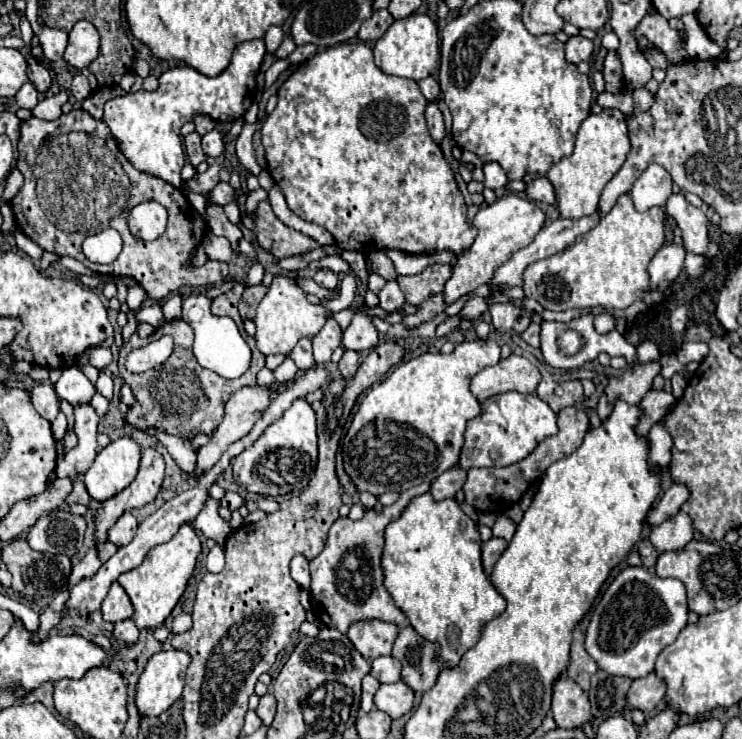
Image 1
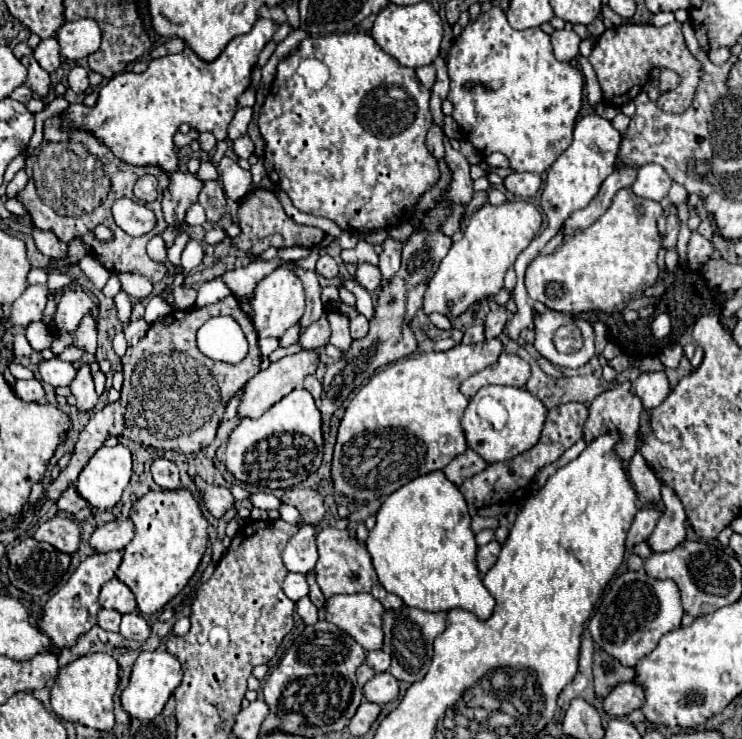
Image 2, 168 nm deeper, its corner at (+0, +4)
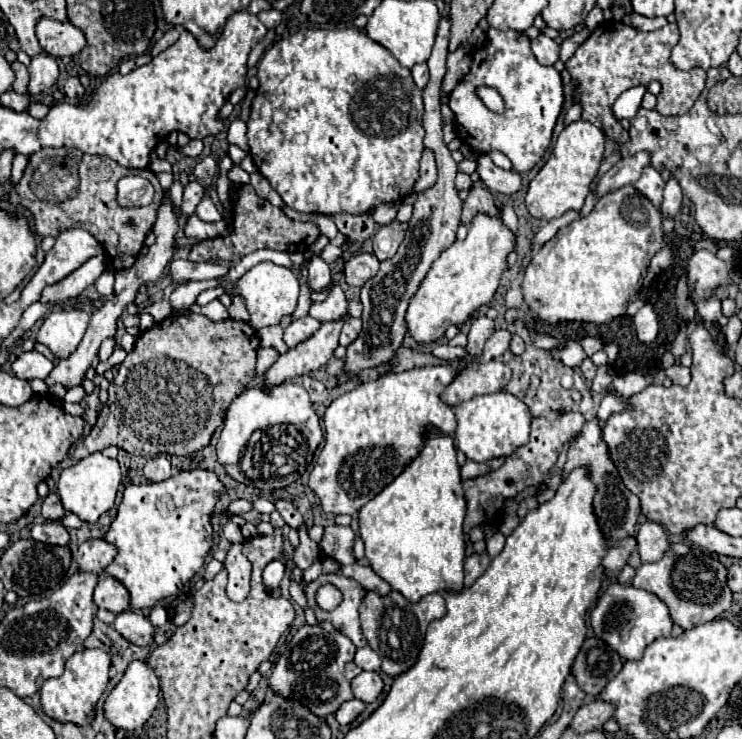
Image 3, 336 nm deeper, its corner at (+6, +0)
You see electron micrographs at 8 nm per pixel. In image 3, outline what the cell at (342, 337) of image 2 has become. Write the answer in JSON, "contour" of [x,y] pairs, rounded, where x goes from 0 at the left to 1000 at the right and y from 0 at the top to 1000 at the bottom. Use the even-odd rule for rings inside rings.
{"contour":[[[450,384],[437,409],[420,411],[418,428],[431,436],[442,436],[445,430],[458,430],[461,425],[466,425],[466,417],[469,417],[469,409],[466,409],[464,392],[458,390],[458,384]]]}

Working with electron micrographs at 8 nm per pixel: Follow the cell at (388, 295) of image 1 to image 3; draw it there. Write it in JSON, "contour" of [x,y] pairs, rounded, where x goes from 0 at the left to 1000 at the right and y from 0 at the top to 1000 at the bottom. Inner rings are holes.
{"contour":[[[526,300],[520,306],[515,306],[504,322],[501,322],[501,330],[504,330],[504,344],[509,346],[509,352],[520,352],[520,349],[528,349],[536,338],[536,333],[542,330],[542,322],[547,317],[547,309],[550,309],[550,300]]]}

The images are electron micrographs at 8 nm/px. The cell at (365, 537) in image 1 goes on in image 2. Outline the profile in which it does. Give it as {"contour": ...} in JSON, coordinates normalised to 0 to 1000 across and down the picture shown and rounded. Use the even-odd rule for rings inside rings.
{"contour":[[[439,712],[426,723],[426,739],[429,739],[429,763],[426,763],[426,788],[437,804],[437,809],[447,809],[450,804],[482,804],[482,801],[496,801],[501,804],[520,825],[539,825],[542,812],[534,804],[526,804],[518,798],[518,793],[509,788],[507,774],[501,769],[499,750],[493,744],[491,733],[482,733],[480,728],[472,725],[469,714],[456,717],[453,712]]]}

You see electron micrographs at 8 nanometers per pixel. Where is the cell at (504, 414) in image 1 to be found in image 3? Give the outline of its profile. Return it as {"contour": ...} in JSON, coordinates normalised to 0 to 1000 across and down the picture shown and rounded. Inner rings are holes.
{"contour":[[[685,530],[655,533],[655,536],[636,539],[631,544],[623,544],[612,552],[612,560],[617,568],[612,601],[620,612],[628,614],[631,622],[639,622],[639,625],[655,625],[660,620],[687,617],[698,604],[709,601],[709,593],[714,587],[717,560],[712,549]]]}

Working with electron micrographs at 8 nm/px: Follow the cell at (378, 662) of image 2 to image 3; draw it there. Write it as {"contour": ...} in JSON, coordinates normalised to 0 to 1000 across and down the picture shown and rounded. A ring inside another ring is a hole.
{"contour":[[[499,874],[482,877],[482,880],[480,880],[480,888],[477,888],[477,896],[480,896],[488,907],[512,909],[512,888],[509,888]]]}

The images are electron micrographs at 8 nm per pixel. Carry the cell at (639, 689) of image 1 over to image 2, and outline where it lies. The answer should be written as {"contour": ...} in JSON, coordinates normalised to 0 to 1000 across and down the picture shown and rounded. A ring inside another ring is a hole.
{"contour":[[[841,923],[830,928],[825,939],[819,939],[819,945],[814,945],[814,961],[827,972],[838,972],[846,969],[852,961],[865,958],[868,950],[871,950],[868,931],[857,923]]]}

